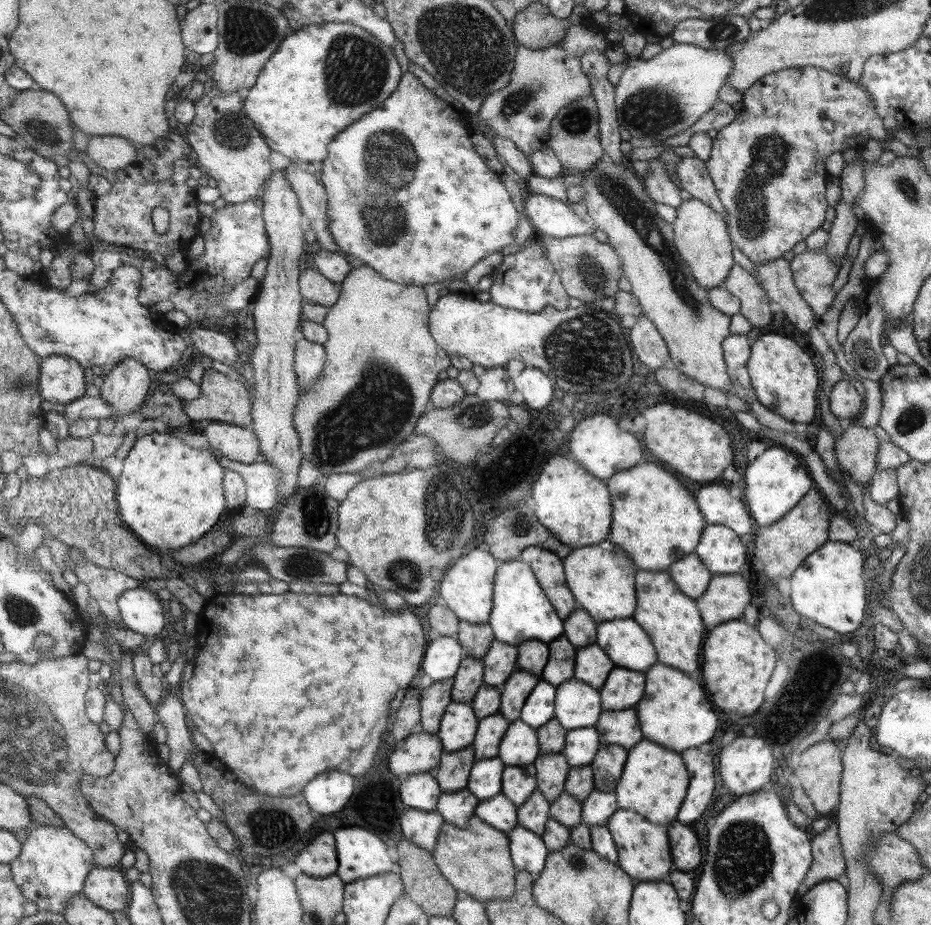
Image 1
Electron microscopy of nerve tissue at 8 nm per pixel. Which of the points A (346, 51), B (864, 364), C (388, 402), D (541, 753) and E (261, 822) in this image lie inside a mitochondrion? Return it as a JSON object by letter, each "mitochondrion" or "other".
{"A":"mitochondrion","B":"other","C":"mitochondrion","D":"other","E":"mitochondrion"}

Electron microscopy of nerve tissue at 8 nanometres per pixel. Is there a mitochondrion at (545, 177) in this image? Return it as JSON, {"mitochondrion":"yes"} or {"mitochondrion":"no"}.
{"mitochondrion":"no"}

